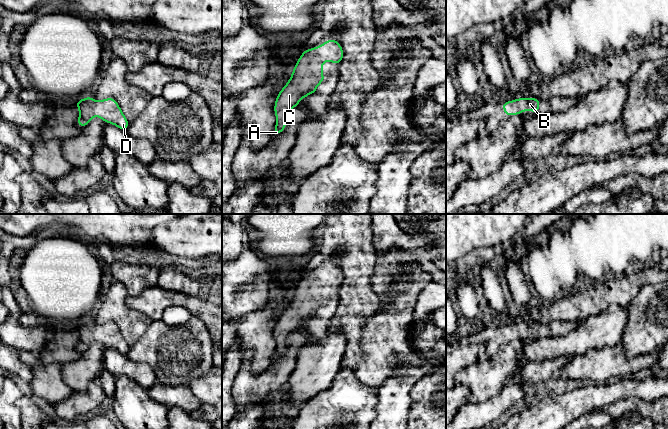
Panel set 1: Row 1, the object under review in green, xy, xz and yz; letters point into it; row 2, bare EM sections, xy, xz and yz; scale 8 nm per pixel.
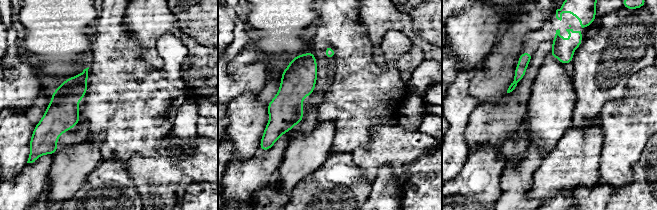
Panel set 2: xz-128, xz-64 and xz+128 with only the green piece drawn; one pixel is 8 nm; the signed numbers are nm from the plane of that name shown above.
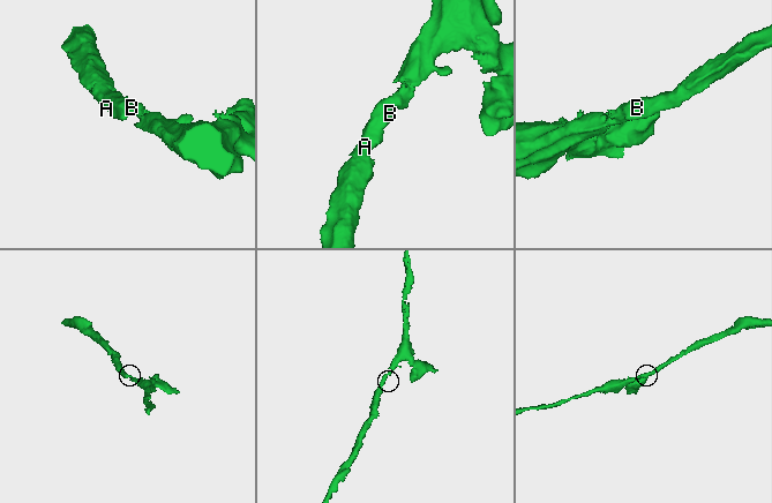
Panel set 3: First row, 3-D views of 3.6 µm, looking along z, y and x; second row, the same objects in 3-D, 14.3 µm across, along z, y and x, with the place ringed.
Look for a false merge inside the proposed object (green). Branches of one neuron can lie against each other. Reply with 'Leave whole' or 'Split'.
Leave whole

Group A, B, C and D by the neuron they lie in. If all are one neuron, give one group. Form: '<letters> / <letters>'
A B C D

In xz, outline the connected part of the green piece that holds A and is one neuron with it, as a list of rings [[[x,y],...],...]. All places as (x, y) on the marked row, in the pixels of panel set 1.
[[[328,39],[323,45],[303,51],[289,81],[276,97],[274,113],[277,122],[274,136],[278,136],[286,128],[287,113],[298,106],[304,97],[316,93],[317,86],[326,79],[322,74],[323,61],[340,64],[343,56],[340,43],[334,39]]]

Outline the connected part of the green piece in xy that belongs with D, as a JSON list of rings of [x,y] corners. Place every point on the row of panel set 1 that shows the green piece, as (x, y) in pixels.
[[[89,96],[78,100],[74,104],[78,107],[80,113],[77,119],[79,127],[86,127],[89,121],[97,115],[105,123],[113,124],[121,130],[127,131],[130,122],[126,119],[114,98],[109,97],[97,102],[92,96]]]

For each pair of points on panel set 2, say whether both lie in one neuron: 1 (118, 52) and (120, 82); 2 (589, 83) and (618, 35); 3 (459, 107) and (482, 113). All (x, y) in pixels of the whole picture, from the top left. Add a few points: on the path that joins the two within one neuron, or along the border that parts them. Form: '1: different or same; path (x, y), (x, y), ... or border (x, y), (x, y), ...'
1: same; path (118, 59), (118, 75)
2: same; path (601, 71), (603, 63), (610, 54), (611, 47)
3: different; border (477, 105), (469, 116), (464, 133)

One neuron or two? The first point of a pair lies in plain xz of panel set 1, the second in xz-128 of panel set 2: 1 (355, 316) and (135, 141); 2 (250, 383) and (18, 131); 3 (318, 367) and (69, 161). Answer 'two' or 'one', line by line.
1: one
2: two
3: one

